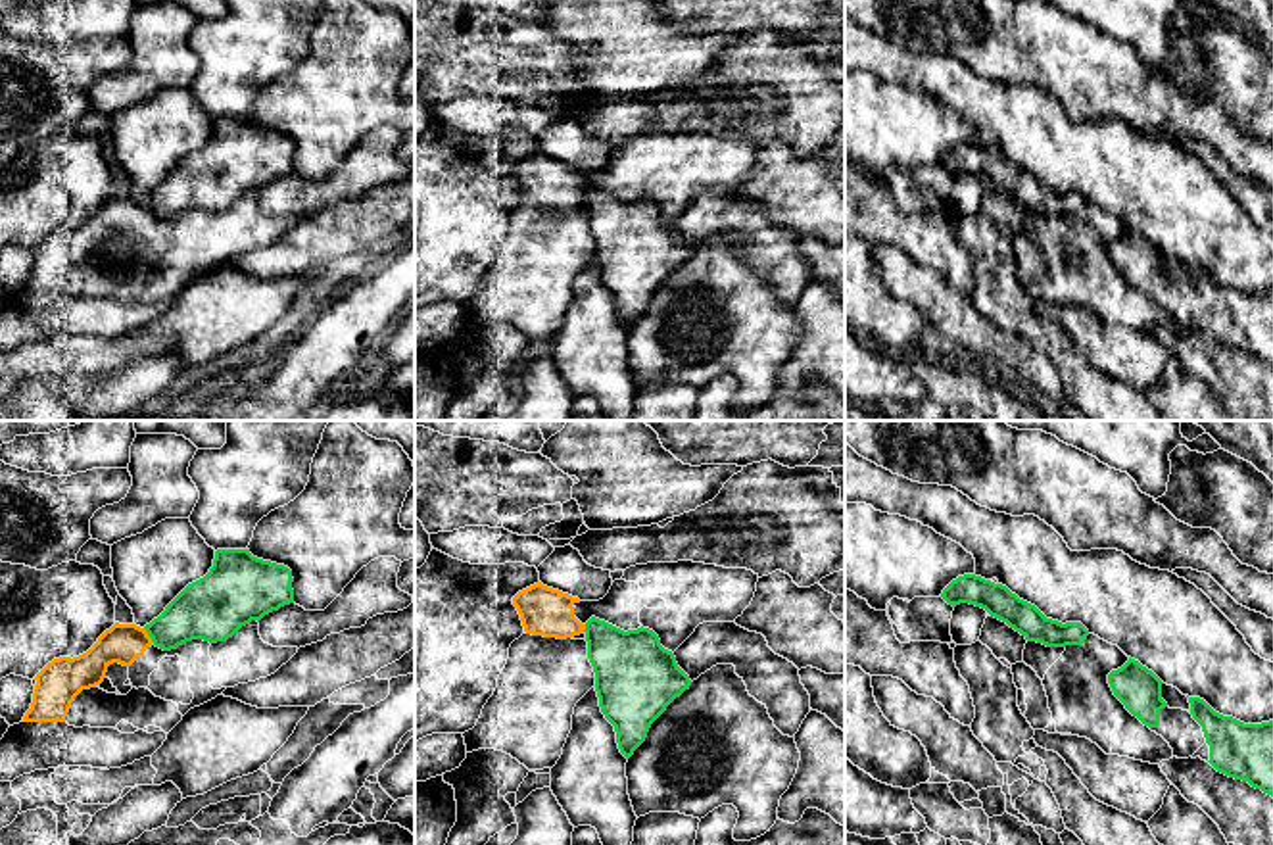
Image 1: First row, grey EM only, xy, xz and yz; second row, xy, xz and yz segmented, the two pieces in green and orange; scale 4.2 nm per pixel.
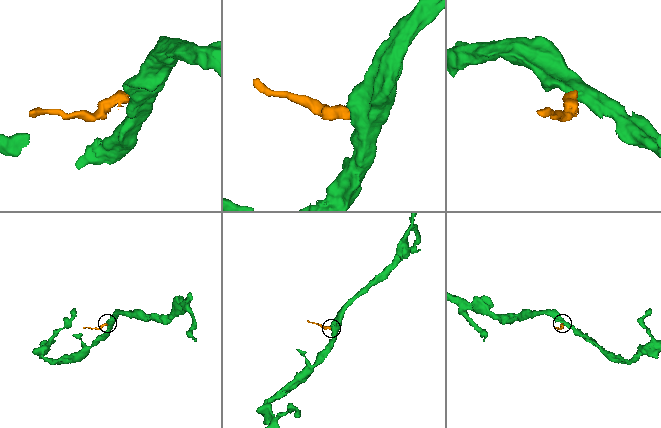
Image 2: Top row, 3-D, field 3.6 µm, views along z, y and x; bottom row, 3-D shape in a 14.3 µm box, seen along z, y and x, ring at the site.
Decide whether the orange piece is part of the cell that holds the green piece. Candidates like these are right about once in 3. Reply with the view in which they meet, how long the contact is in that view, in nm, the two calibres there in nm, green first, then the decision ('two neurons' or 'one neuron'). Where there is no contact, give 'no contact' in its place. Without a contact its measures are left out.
contact in xy; length 90 nm; calibres 240 and 170 nm; two neurons

